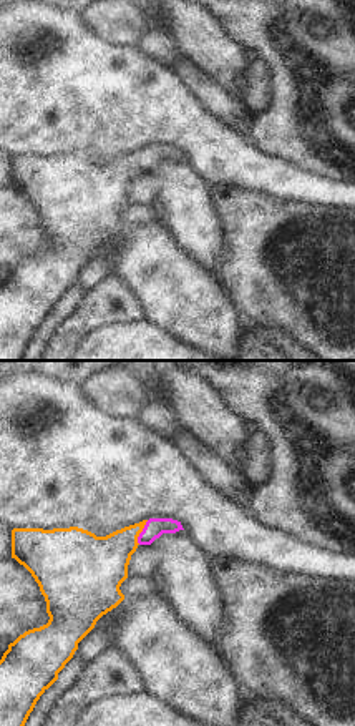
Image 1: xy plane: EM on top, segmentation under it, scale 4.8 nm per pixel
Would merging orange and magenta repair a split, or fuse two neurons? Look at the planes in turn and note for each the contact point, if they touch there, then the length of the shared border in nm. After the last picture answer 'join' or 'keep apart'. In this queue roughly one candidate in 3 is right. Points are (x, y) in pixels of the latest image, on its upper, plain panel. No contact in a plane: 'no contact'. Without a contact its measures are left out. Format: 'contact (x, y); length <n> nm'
contact (141, 158); length 130 nm

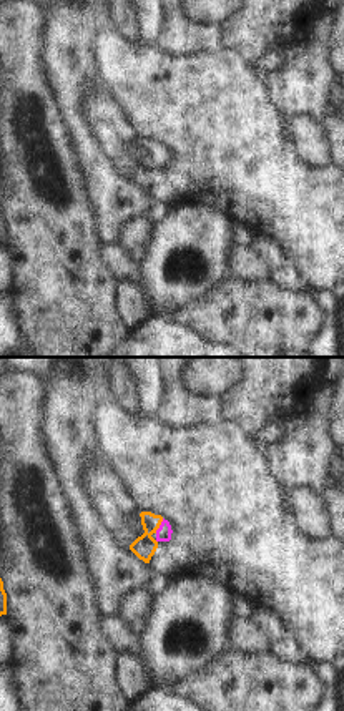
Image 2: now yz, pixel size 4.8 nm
contact (160, 152); length 80 nm

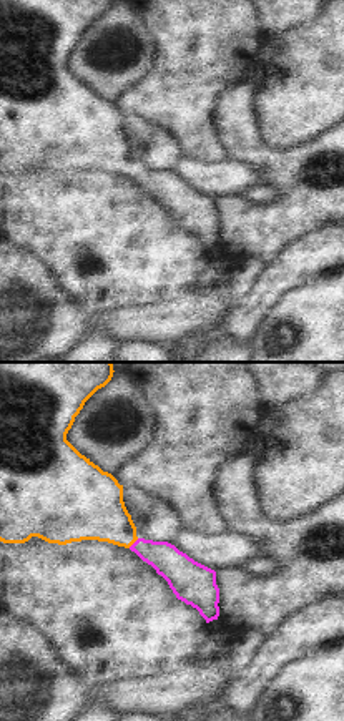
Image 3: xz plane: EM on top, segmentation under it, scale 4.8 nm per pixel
contact (133, 170); length 70 nm

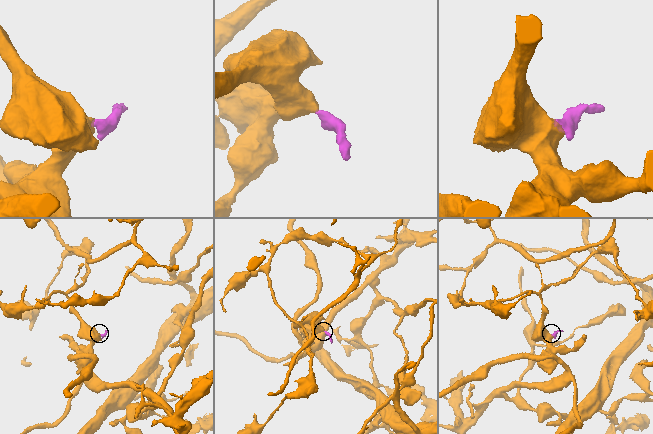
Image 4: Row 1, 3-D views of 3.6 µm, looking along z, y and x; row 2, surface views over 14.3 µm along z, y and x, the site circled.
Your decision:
join

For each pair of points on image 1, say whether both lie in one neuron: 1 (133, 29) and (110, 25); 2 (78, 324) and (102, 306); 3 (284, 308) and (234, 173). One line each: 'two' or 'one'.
1: one
2: one
3: two

